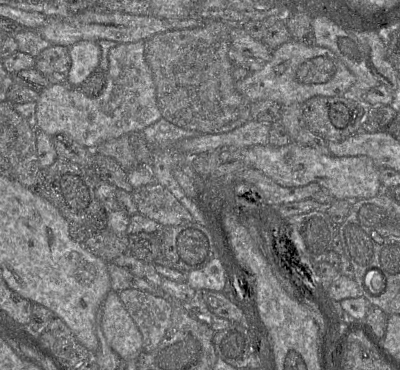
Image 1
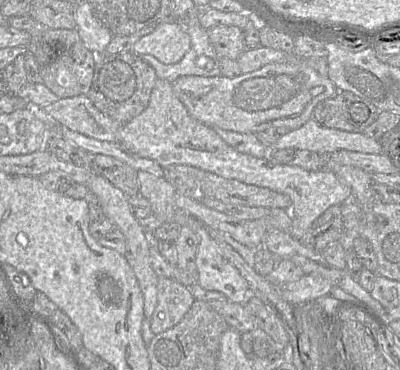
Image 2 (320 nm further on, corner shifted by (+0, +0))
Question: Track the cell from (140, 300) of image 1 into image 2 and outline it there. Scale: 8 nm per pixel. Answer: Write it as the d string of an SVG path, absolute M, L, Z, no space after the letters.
M159 277L157 283L157 304L151 316L150 327L157 335L164 332L185 316L195 301L189 287L172 278Z

